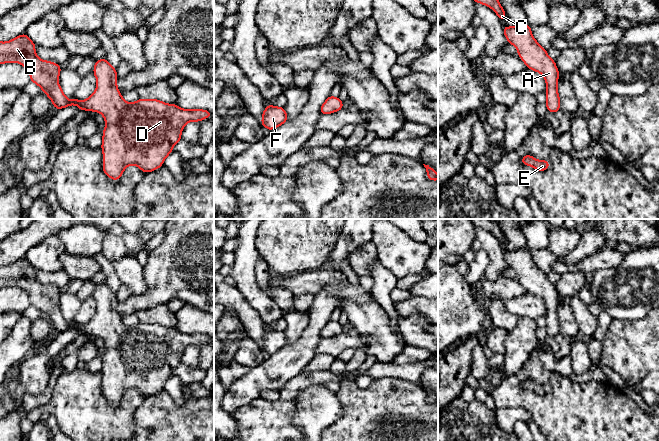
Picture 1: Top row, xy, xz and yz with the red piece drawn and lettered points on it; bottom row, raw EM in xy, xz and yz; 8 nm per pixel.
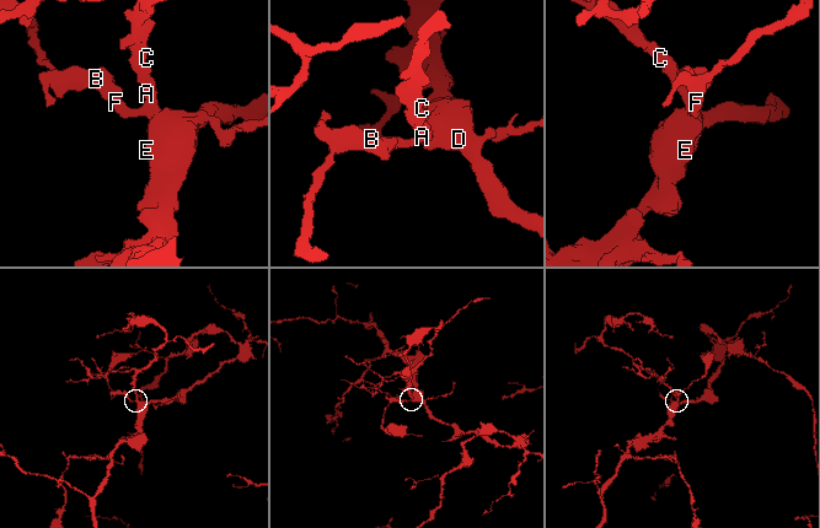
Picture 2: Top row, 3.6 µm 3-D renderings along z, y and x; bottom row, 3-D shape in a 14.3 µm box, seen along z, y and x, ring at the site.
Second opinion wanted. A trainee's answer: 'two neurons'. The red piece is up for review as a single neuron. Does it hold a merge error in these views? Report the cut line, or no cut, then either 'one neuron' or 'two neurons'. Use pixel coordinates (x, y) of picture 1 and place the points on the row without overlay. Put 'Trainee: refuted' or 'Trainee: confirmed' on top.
Trainee: refuted
cut none; one neuron

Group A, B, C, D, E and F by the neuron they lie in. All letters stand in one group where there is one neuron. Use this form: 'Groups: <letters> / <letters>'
Groups: A B C D E F

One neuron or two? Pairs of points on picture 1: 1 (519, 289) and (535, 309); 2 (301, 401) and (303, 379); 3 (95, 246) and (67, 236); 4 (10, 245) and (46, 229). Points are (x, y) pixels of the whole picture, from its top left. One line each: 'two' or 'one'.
1: two
2: two
3: one
4: one

